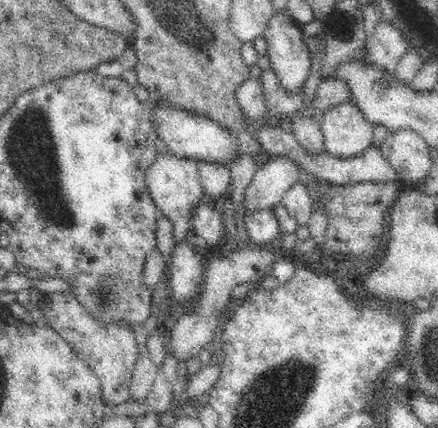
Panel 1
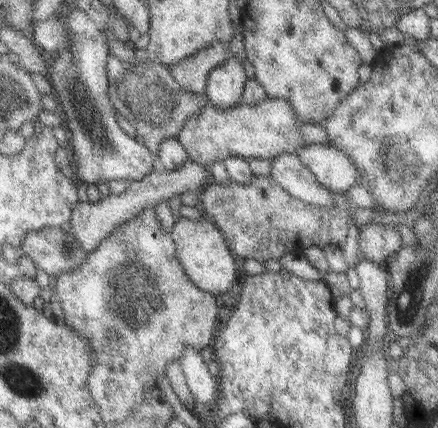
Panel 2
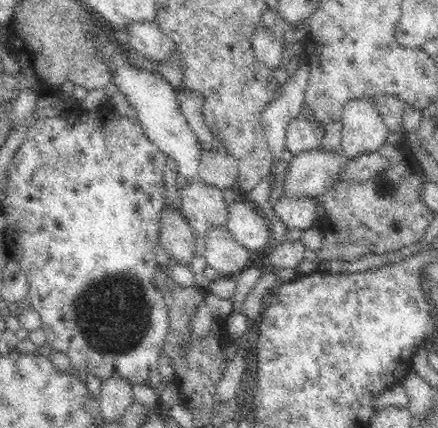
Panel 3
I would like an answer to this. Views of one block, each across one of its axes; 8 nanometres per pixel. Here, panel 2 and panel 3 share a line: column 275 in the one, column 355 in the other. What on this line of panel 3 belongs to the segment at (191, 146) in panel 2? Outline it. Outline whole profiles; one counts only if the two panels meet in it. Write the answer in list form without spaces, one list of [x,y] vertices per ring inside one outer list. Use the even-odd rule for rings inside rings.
[[[352,100],[342,112],[342,154],[350,160],[360,154],[380,152],[392,134],[374,100]]]

